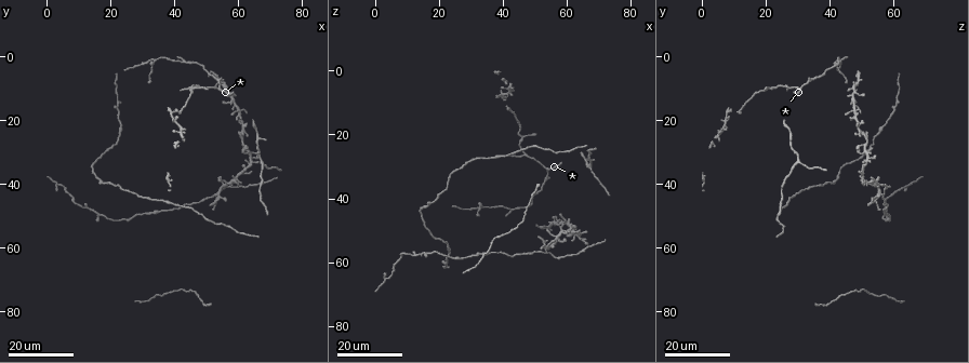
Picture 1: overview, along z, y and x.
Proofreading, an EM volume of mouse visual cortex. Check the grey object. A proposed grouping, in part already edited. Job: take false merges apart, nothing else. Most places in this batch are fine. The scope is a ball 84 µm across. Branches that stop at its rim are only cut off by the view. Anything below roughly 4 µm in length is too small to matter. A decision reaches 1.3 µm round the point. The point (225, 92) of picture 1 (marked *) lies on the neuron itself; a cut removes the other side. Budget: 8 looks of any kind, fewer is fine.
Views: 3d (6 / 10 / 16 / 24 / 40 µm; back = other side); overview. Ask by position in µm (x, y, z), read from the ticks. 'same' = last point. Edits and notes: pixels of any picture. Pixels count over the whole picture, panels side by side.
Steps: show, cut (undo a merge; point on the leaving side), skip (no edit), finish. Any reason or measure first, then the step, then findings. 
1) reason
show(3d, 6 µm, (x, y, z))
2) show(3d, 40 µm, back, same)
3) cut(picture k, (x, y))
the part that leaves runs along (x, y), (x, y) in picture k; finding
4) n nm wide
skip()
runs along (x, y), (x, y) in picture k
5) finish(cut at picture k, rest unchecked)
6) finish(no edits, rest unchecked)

two arms in line, one across
show(3d, 24 µm, (21, 13, 61))

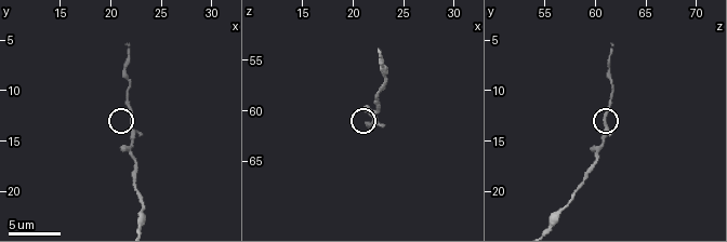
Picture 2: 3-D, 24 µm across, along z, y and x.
zoom in
show(3d, 10 µm, (22.0, 13.6, 61.0))

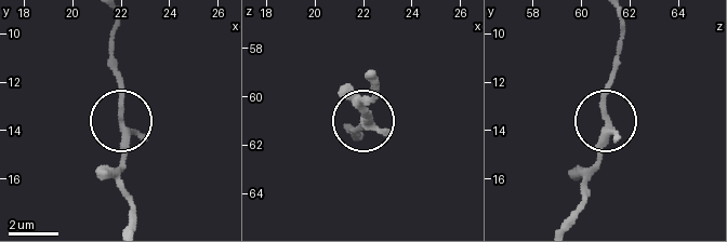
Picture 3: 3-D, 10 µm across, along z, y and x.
250 nm wide
skip()
runs along (130, 222), (120, 173), (124, 135), (118, 63) in picture 3; one neuron here

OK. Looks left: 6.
four arms meet
show(3d, 16 µm, (53, 45, 55))

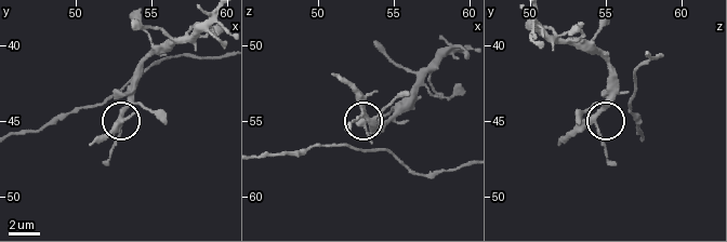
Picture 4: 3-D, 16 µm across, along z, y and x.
closer look
show(3d, 10 µm, (53.0, 45.0, 54.0))

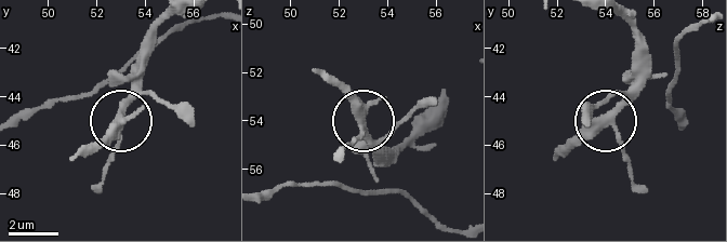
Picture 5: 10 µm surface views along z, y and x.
4 arms
skip()
runs along (167, 19), (153, 38), (140, 88), (117, 125), (89, 153) in picture 5; continuous, no second neuron

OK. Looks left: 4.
show(3d, 24 µm, (25, 52, 58))

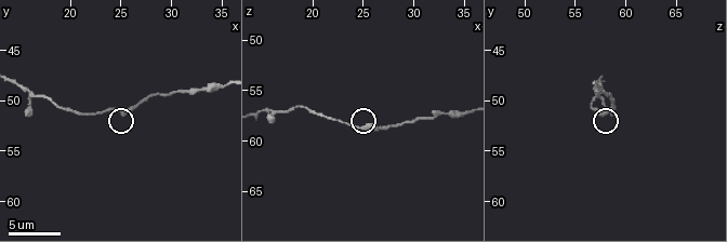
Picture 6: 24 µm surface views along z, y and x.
zoom in
show(3d, 10 µm, (25.2, 51.4, 58.6))

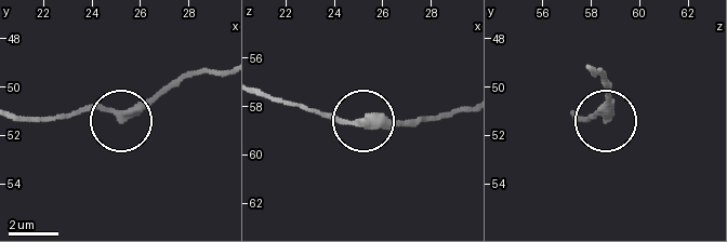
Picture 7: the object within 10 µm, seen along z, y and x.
skip()
runs along (221, 69), (176, 78), (121, 117), (90, 106), (67, 112) in picture 7; continuous, no second neuron

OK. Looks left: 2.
looks like a crossing
show(3d, 24 µm, (57, 39, 52))

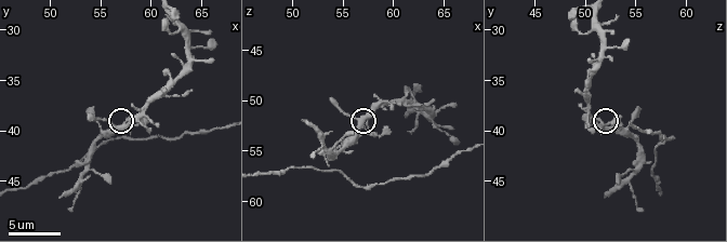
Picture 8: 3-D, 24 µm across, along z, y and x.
show(3d, 6 µm, (56.6, 39.6, 52.2))

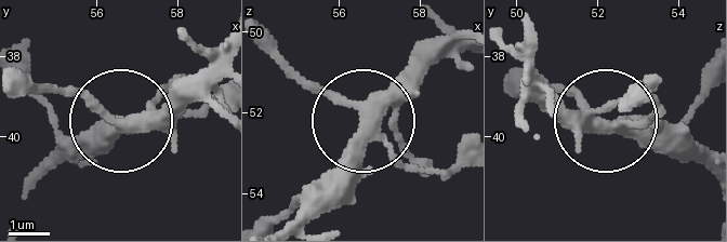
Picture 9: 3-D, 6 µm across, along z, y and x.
350 nm wide
skip()
runs along (460, 44), (430, 54), (357, 112), (267, 37) in picture 9; all the same neuron

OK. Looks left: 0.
finish(no edits, rest unchecked)

